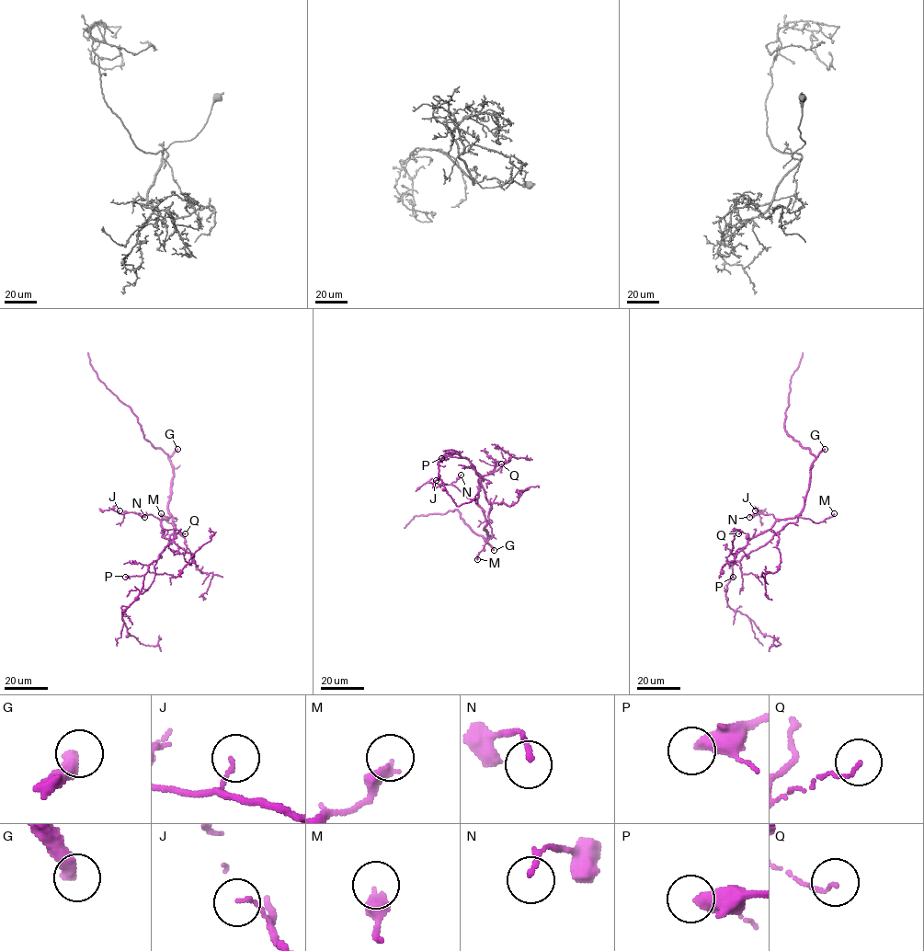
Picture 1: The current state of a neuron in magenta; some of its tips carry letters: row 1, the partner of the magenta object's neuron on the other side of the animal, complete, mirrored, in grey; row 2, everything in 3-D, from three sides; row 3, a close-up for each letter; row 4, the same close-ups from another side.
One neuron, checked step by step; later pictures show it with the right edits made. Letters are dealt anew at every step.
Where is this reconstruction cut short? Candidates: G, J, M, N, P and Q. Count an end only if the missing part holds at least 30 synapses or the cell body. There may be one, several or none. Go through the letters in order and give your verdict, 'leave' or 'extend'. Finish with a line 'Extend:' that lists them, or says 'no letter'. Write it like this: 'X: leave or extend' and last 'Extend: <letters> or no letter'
G: extend
J: leave
M: leave
N: leave
P: leave
Q: leave
Extend: G

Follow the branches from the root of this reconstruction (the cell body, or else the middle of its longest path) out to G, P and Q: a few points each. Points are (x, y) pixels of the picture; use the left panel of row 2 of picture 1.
G: (173, 523), (168, 509), (173, 476), (169, 457), (177, 449)
P: (173, 523), (174, 531), (168, 544), (159, 557), (148, 566), (148, 570), (140, 576), (125, 577)
Q: (173, 523), (171, 516), (161, 521), (163, 537), (171, 540), (179, 531), (185, 533)

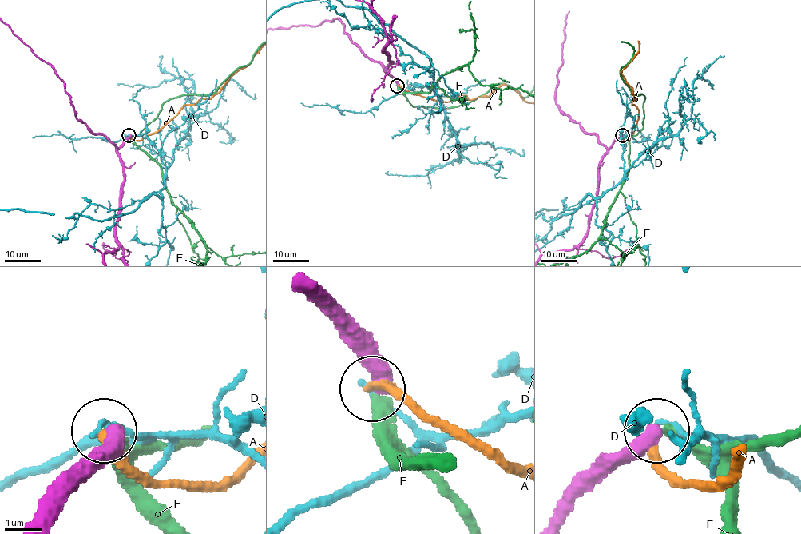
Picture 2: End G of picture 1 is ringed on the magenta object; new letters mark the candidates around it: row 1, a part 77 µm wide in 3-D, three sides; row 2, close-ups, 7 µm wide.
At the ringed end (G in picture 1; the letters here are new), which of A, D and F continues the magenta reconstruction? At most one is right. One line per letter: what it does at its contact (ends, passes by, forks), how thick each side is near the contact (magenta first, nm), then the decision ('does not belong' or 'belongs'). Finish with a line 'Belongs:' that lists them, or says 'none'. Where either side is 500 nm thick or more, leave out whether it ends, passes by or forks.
A: 500/320 nm | does not belong
D: it ends | 440/160 nm | does not belong
F: it ends | 440/400 nm | belongs
Belongs: F

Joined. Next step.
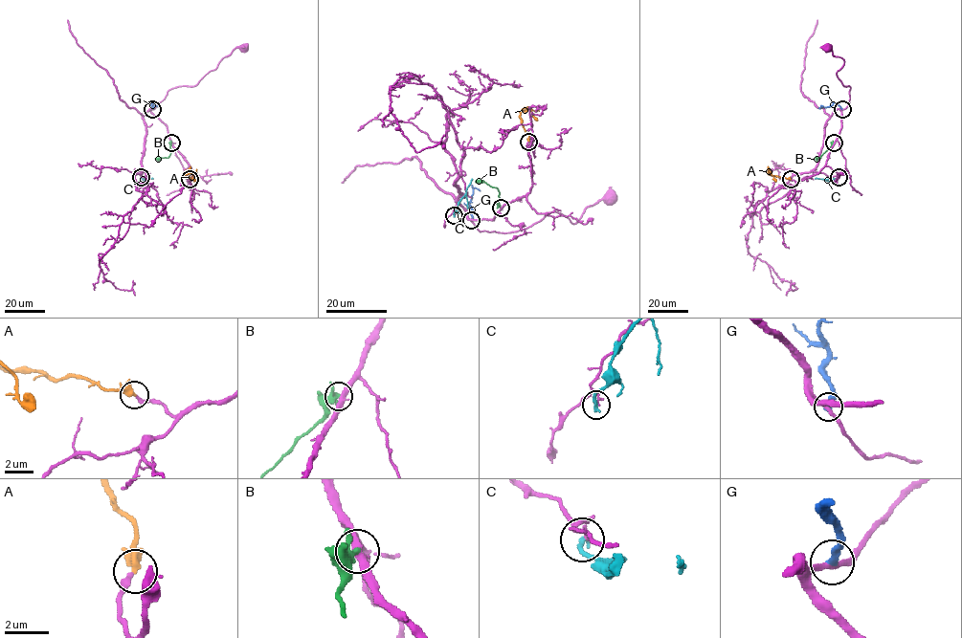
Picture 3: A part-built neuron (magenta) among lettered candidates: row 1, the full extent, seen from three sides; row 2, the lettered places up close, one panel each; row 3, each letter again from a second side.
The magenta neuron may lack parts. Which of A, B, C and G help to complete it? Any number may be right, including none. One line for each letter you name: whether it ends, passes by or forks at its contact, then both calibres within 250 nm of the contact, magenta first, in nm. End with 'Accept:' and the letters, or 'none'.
A: it passes by | 280/340 nm
Accept: A

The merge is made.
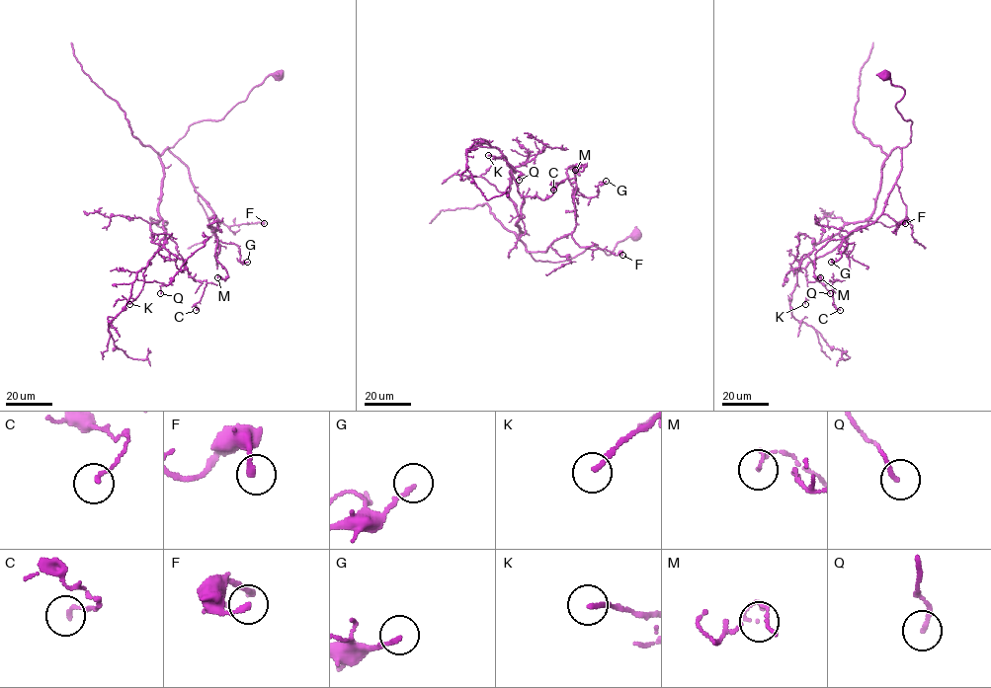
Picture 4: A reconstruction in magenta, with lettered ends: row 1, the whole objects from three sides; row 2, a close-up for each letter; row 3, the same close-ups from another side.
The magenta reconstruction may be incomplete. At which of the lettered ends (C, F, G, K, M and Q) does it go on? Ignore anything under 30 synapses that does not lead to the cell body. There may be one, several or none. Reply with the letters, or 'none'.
none

